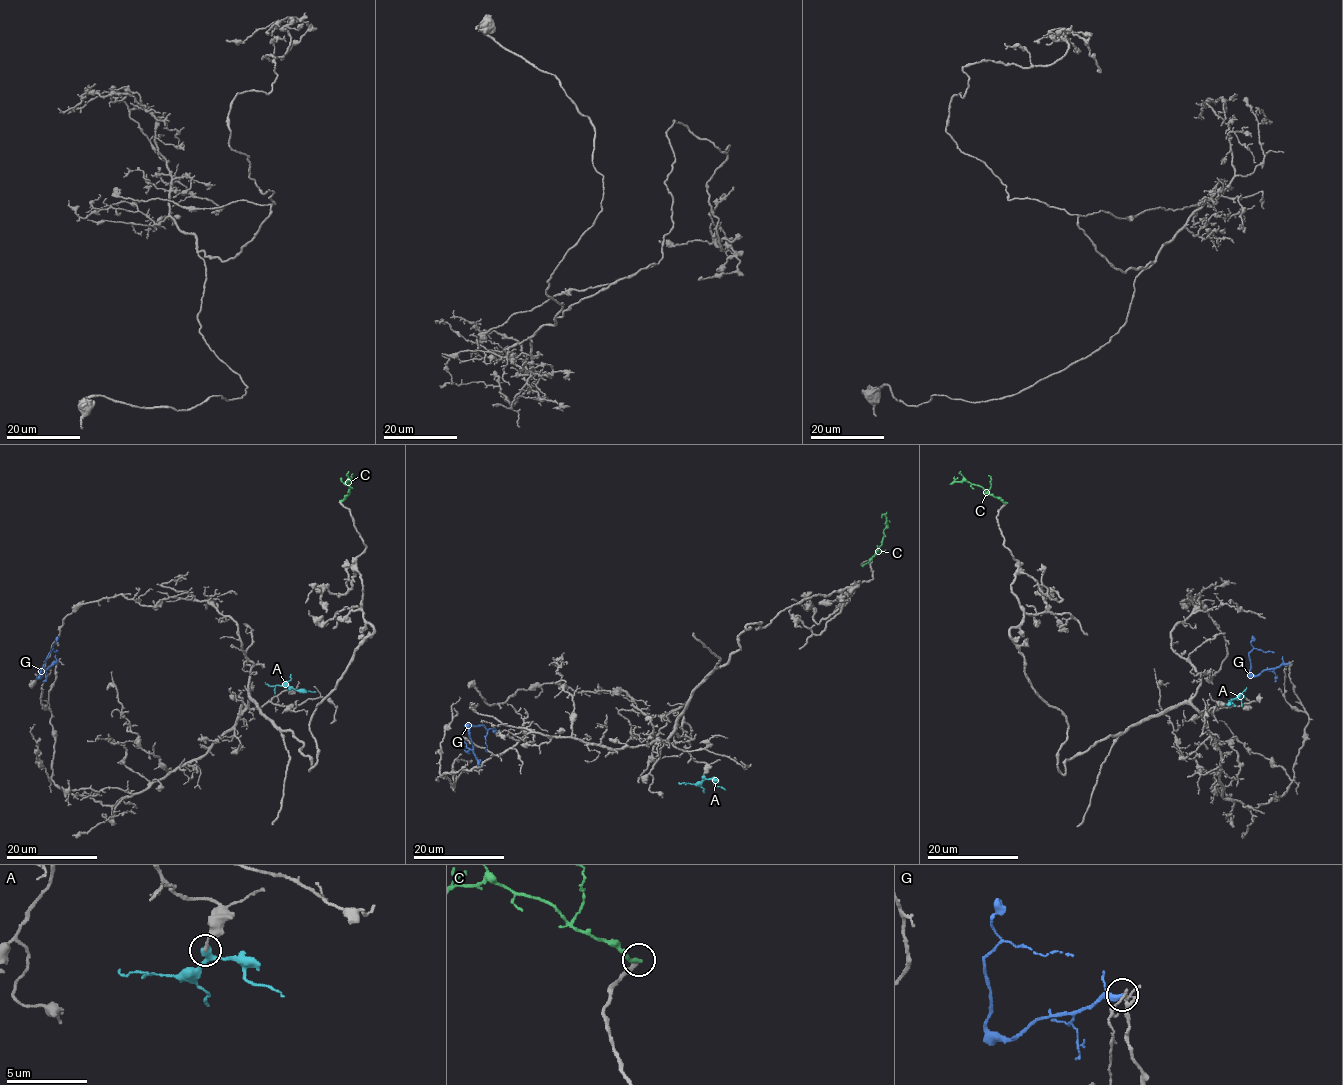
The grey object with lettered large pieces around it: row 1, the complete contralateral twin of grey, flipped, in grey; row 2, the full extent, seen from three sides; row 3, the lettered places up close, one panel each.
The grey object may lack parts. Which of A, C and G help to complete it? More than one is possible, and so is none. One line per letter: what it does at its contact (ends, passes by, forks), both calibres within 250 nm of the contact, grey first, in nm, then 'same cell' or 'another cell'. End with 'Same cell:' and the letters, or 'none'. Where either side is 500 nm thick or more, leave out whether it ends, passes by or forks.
A: it passes by; calibres 180 and 340 nm; another cell
C: it ends; calibres 280 and 260 nm; another cell
G: it passes by; calibres 160 and 280 nm; another cell
Same cell: none

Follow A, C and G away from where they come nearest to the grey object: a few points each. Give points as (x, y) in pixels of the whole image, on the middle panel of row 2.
A: (703, 777), (695, 783), (678, 782)
C: (862, 565), (881, 544), (886, 517), (883, 514), (881, 517)
G: (479, 766), (469, 725), (483, 725), (487, 731), (486, 752)

